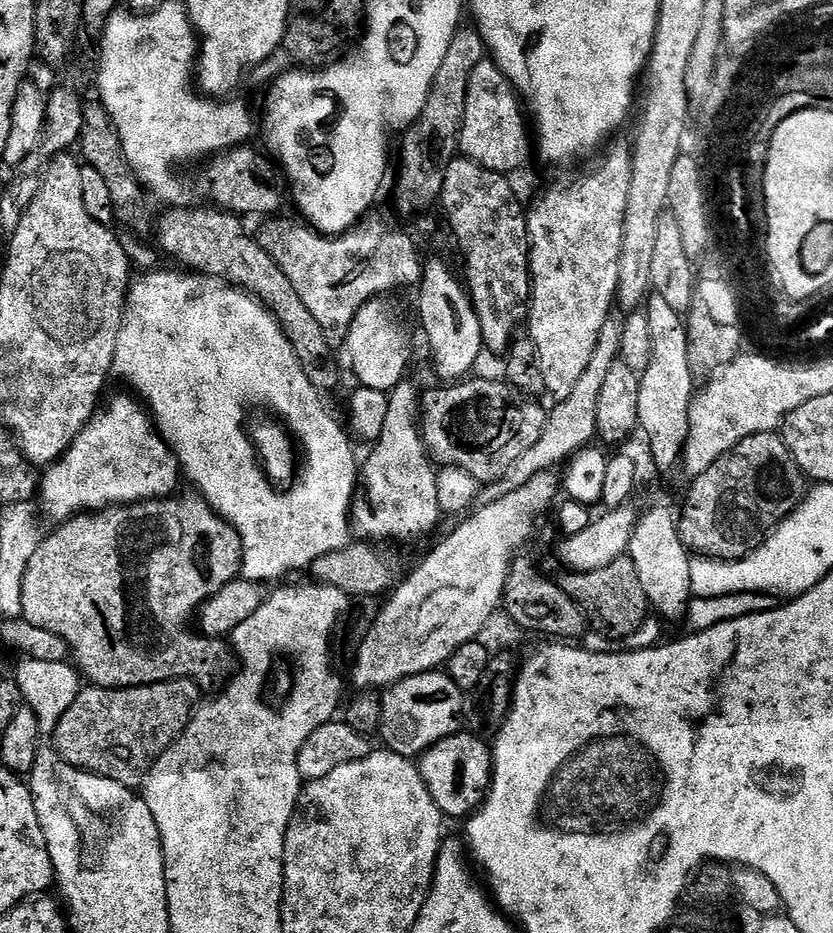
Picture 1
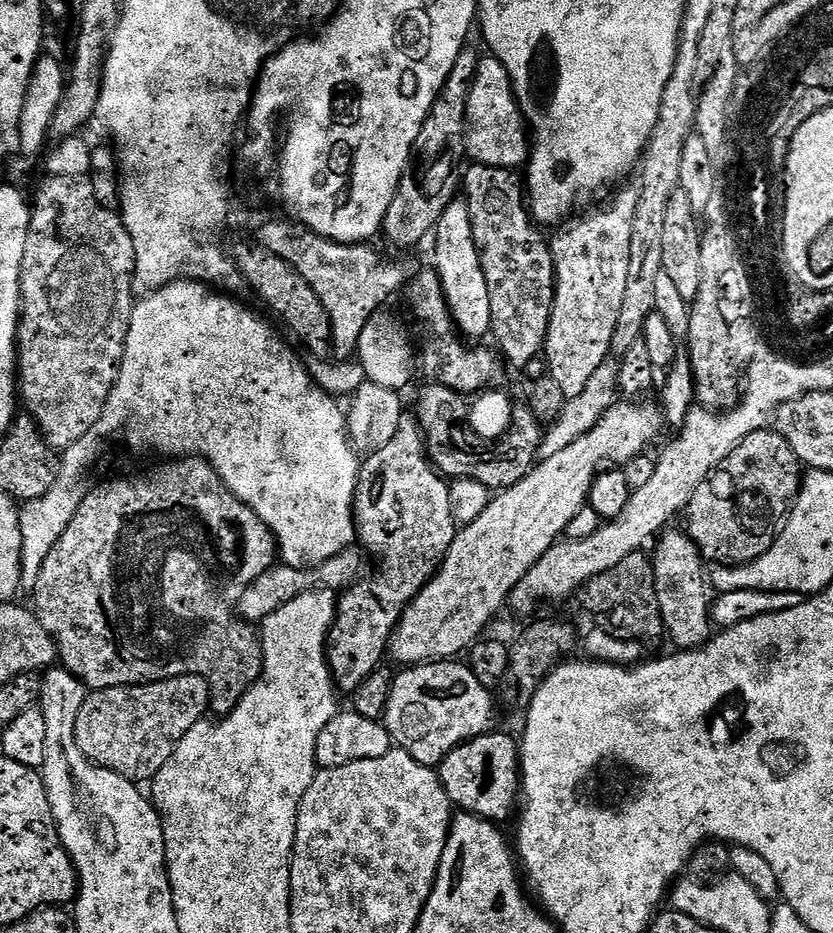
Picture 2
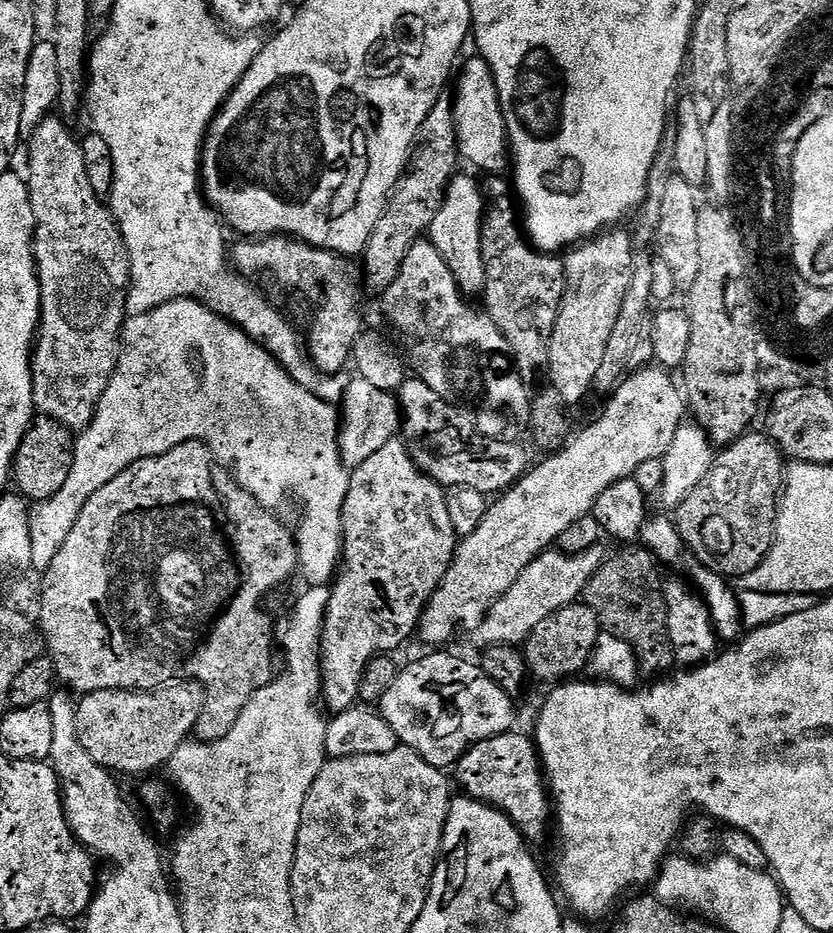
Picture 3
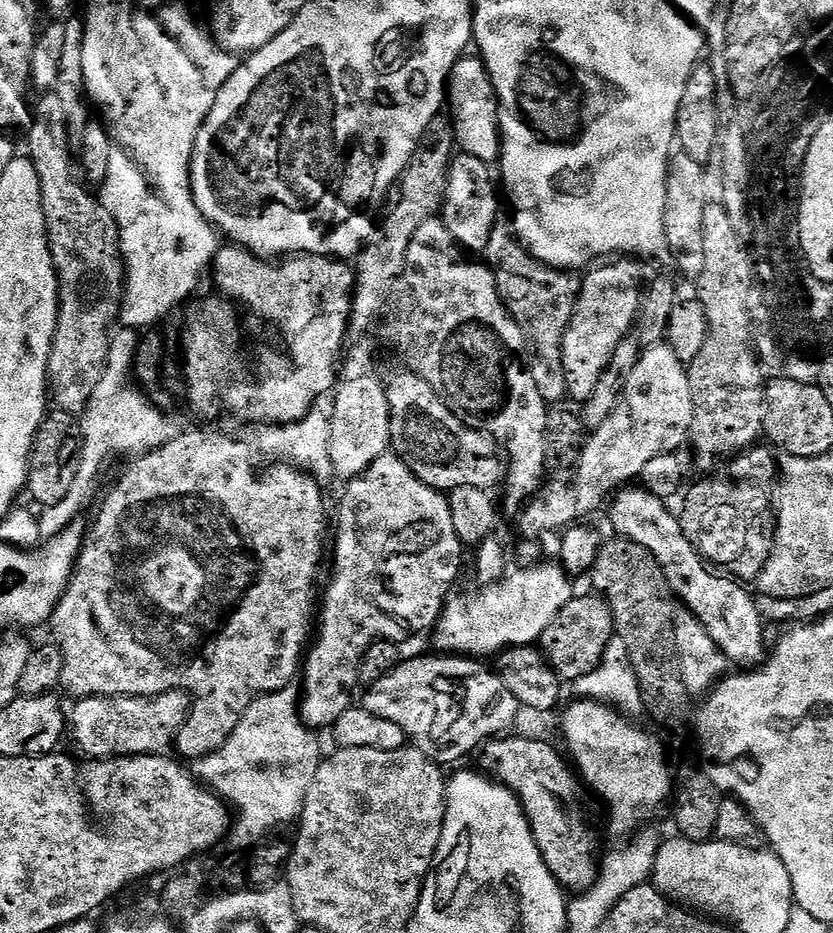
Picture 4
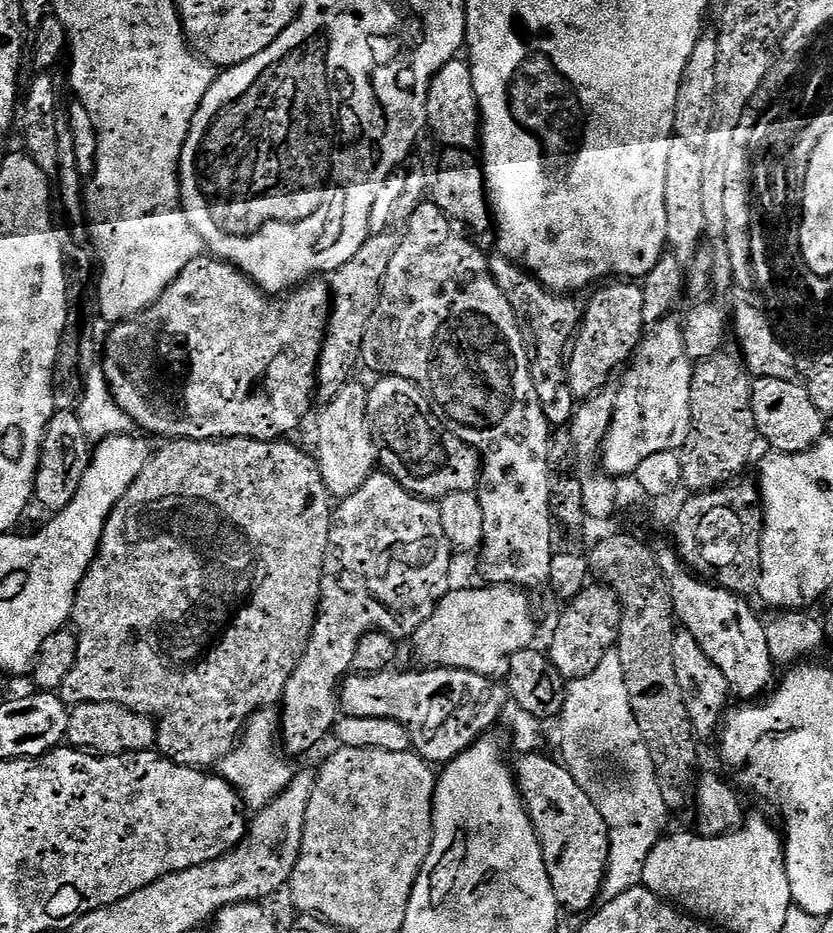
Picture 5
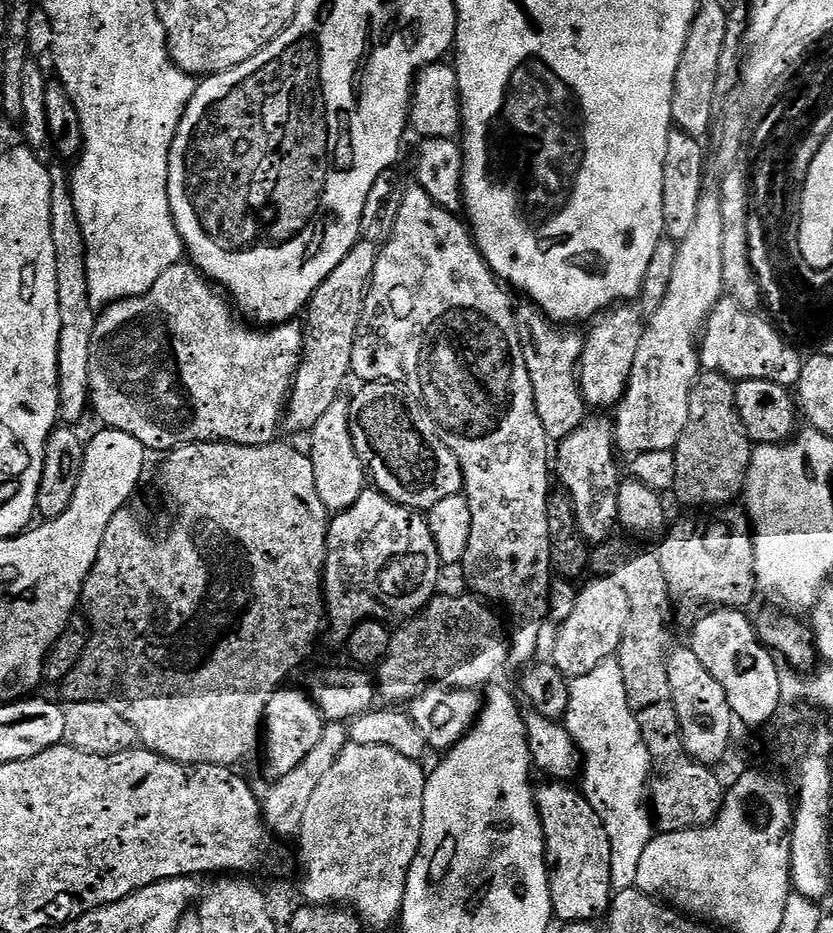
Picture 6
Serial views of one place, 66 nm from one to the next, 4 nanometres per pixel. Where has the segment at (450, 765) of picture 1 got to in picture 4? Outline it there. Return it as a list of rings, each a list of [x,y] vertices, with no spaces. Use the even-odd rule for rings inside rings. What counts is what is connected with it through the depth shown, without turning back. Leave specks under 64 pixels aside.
[[[508,734],[503,738],[493,738],[483,745],[482,751],[479,753],[479,756],[481,755],[481,766],[479,765],[479,767],[485,773],[494,774],[495,779],[509,788],[513,795],[520,800],[530,830],[534,834],[534,842],[538,846],[550,874],[554,874],[554,878],[560,883],[561,888],[572,894],[585,893],[588,888],[592,888],[596,884],[598,856],[596,858],[596,836],[592,833],[592,828],[588,825],[583,810],[580,809],[579,798],[576,797],[581,788],[577,775],[570,767],[569,761],[562,755],[559,747],[556,749],[554,745],[547,744],[544,740],[527,740],[524,736],[512,735]]]

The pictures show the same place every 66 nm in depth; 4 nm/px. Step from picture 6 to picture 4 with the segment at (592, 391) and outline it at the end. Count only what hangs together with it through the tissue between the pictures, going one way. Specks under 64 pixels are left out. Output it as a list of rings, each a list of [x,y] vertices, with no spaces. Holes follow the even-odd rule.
[[[616,258],[593,267],[587,273],[589,276],[583,277],[572,321],[560,343],[567,395],[573,396],[578,402],[585,402],[590,398],[613,357],[614,350],[626,338],[637,320],[642,292],[640,272],[632,264],[635,263],[631,259]]]

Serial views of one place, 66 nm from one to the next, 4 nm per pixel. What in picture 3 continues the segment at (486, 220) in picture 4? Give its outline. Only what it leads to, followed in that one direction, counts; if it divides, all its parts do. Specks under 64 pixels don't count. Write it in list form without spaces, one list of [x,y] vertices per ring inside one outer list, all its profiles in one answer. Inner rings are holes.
[[[457,174],[448,183],[448,193],[444,195],[444,204],[440,212],[434,214],[434,222],[429,226],[426,236],[450,266],[454,278],[469,293],[484,291],[484,263],[482,262],[482,226],[486,193],[481,181],[472,176]]]

